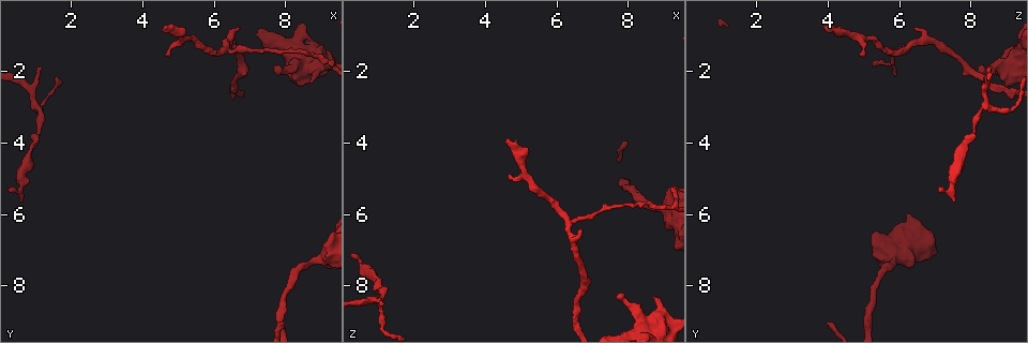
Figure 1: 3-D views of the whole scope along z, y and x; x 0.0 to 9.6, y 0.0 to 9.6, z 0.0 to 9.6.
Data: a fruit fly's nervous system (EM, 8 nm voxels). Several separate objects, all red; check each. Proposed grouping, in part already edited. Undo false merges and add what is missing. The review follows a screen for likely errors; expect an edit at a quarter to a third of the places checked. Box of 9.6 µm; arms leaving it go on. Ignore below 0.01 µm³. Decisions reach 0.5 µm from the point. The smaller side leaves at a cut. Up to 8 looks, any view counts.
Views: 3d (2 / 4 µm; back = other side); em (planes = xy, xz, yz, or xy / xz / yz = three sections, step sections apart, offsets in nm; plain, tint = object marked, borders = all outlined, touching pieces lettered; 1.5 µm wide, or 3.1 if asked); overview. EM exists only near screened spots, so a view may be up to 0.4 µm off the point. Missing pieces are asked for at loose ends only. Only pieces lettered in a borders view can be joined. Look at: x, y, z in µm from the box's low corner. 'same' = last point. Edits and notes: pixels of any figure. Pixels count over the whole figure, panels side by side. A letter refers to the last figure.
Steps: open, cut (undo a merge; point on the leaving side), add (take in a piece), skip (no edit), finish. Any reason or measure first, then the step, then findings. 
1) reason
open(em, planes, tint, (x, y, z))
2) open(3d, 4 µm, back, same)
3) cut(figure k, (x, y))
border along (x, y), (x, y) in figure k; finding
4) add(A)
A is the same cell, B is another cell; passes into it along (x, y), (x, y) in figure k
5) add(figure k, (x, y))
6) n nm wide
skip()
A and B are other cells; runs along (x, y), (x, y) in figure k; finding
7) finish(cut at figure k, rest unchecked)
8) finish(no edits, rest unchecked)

thin end
open(em, yz, step 4, tint, (1.25, 1.90, 8.50))

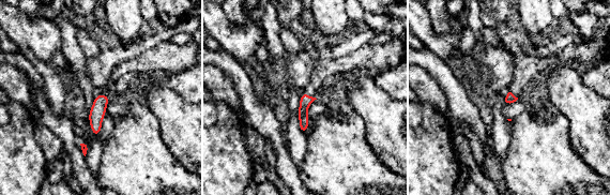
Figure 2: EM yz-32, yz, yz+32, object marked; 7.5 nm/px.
open(em, planes, borders, same)

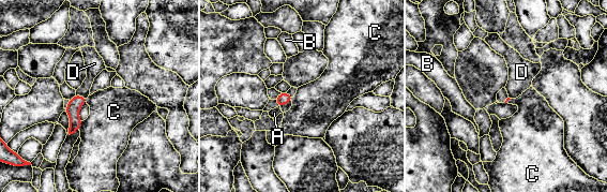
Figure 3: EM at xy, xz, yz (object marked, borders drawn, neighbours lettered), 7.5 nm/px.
add(D)
D is the same cell, A, B and C are other cells; passes into it along (284, 98), (285, 103), (286, 107) in figure 3; it goes on there

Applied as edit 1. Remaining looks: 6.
redraw
open(overview)

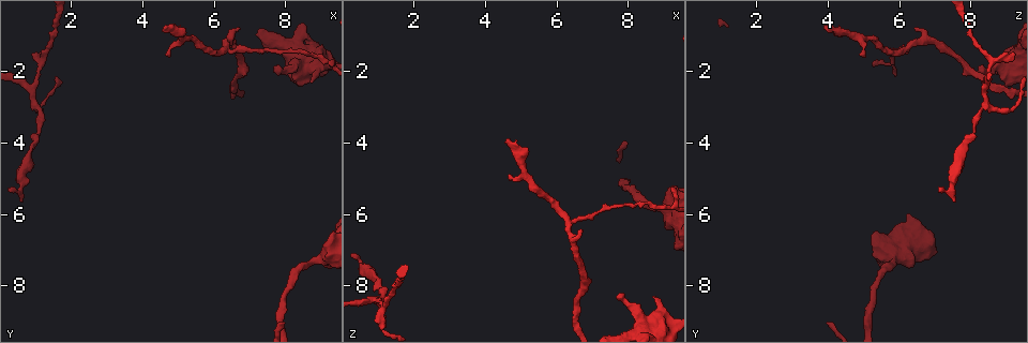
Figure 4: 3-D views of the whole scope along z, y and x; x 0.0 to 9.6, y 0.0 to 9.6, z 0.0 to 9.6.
free end
open(em, xz, step 4, tint, (4.60, 0.70, 3.85))

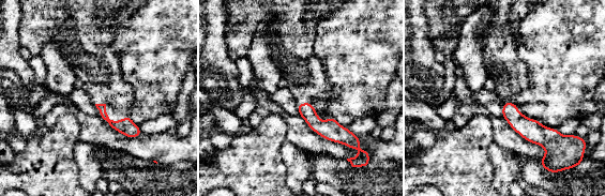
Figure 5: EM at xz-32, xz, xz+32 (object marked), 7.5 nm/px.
open(em, planes, tint, same)

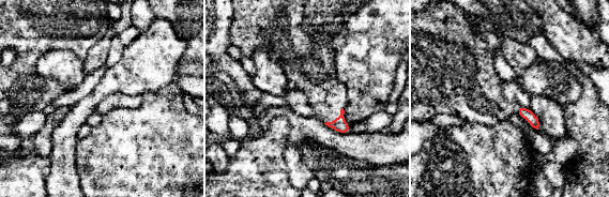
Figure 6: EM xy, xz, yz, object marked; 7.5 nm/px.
open(em, planes, borders, same)

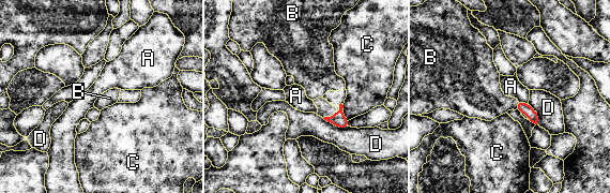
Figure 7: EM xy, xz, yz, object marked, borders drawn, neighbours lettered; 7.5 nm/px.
add(B)
B is the same cell, A, C and D are other cells; passes into it along (520, 106), (516, 105), (484, 99) in figure 7; it goes on there

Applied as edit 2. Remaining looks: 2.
finish(add at figure 3, add at figure 7, rest unchecked)

